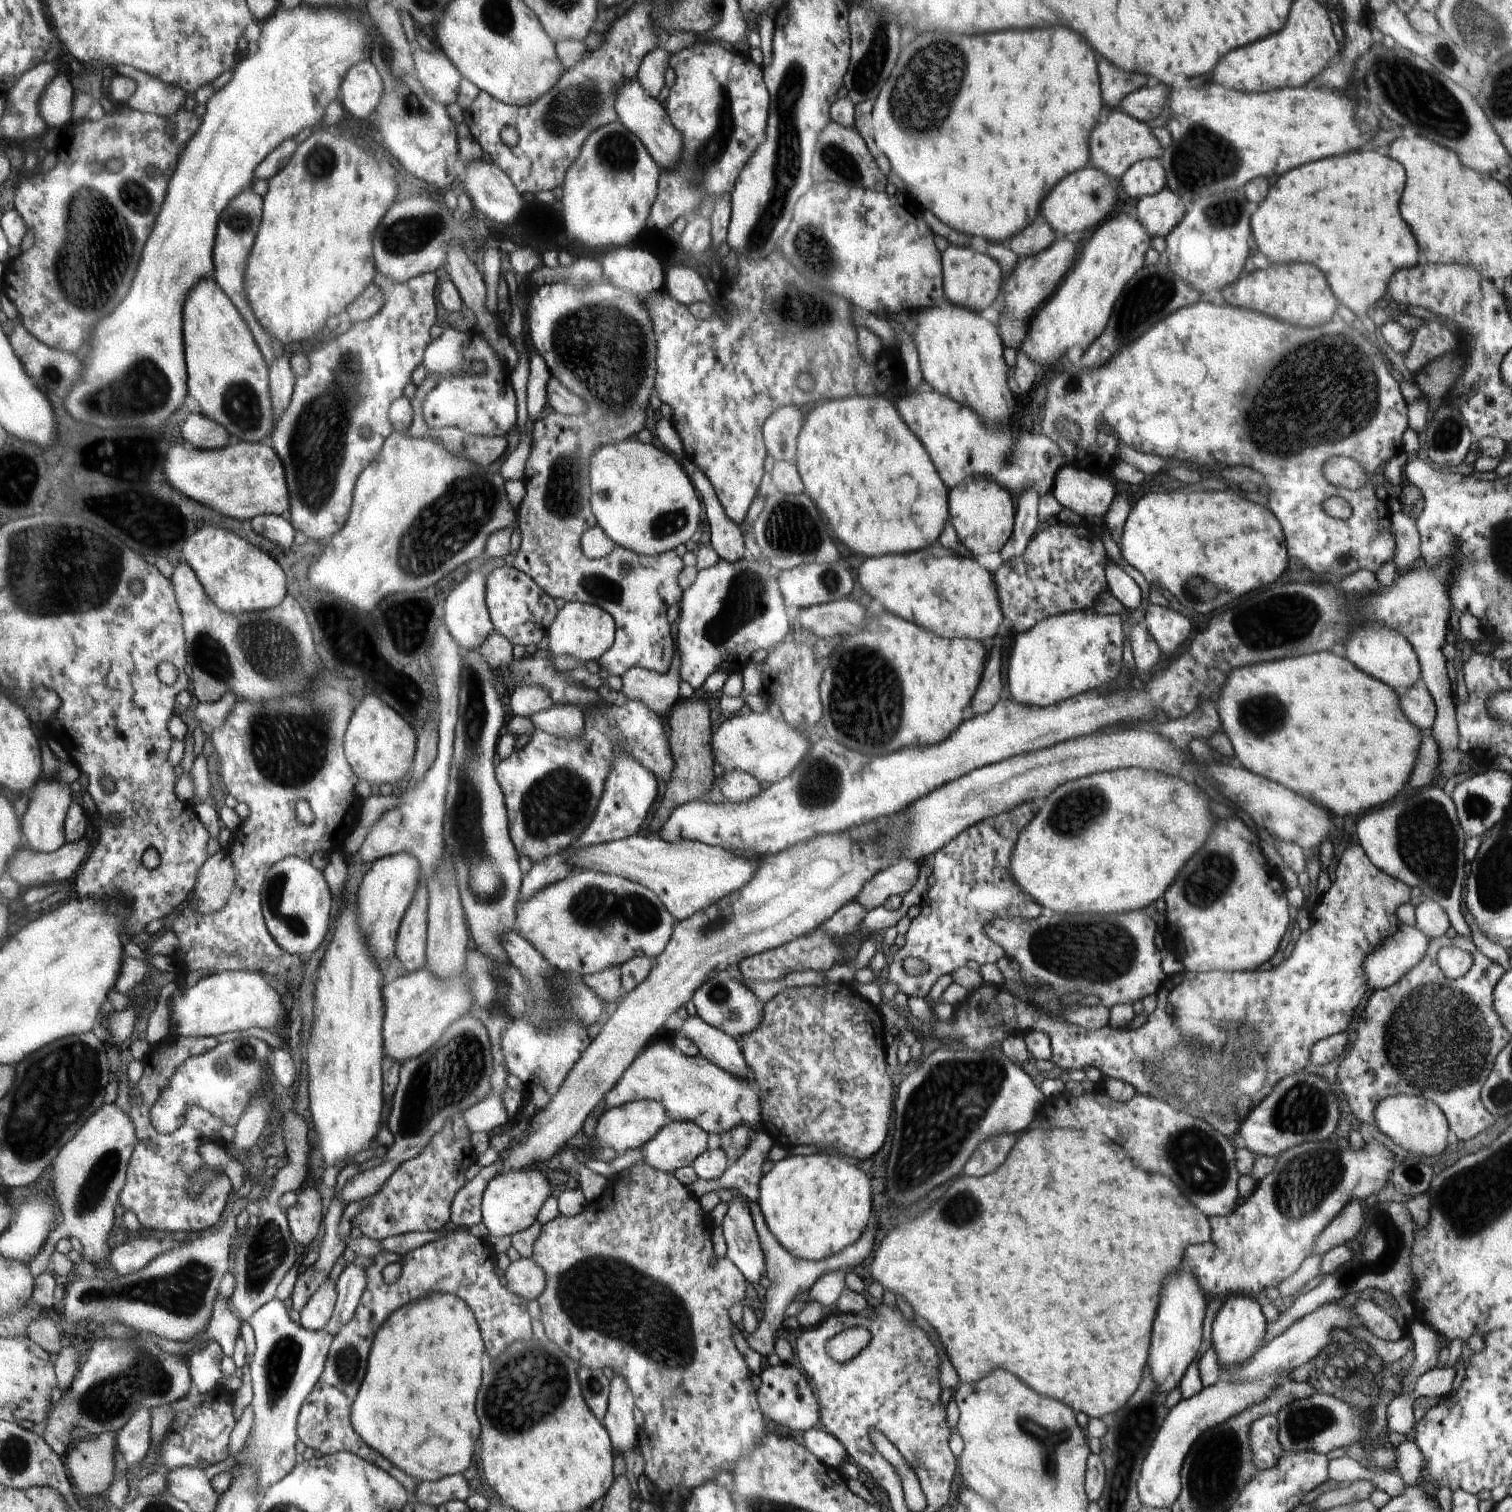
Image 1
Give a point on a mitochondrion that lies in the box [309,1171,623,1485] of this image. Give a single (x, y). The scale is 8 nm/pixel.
(525, 1389)

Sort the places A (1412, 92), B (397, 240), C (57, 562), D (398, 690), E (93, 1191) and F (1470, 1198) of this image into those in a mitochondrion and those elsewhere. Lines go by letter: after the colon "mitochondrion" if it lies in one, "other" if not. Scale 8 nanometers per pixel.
A: mitochondrion
B: mitochondrion
C: mitochondrion
D: other
E: mitochondrion
F: mitochondrion

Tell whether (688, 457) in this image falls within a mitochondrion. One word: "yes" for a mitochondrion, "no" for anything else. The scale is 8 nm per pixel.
no

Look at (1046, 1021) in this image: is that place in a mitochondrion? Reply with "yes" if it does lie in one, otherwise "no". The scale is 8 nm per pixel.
no

